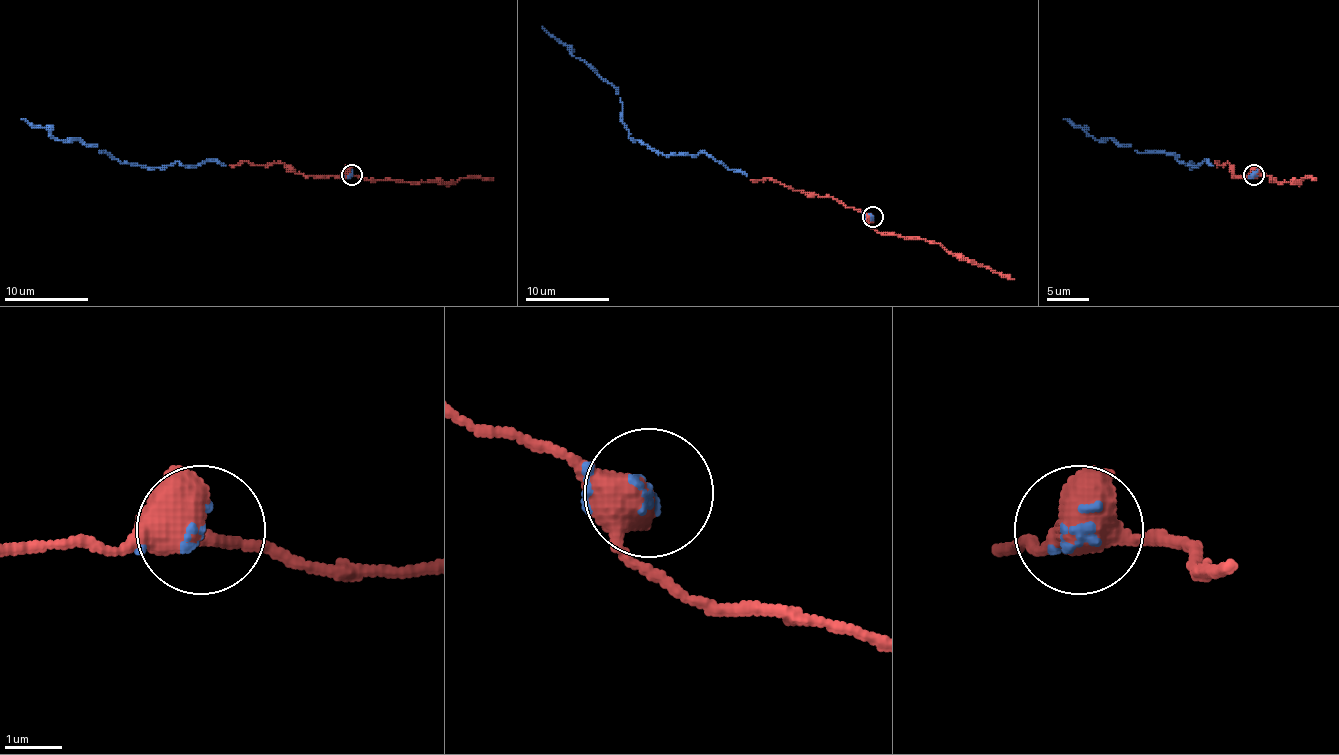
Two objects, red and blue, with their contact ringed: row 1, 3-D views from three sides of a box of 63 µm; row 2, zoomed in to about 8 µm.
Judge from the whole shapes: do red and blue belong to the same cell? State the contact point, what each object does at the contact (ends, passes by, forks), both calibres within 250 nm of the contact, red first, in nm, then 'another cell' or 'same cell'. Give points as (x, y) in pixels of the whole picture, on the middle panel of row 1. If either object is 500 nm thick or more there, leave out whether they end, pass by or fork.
(872, 216) | red forks | blue ends | 400/120 nm | same cell

